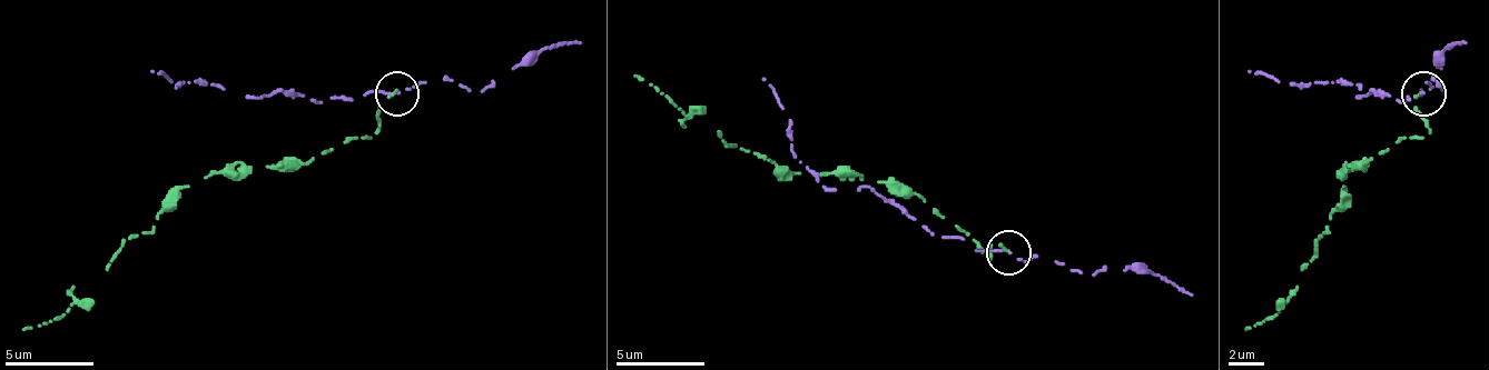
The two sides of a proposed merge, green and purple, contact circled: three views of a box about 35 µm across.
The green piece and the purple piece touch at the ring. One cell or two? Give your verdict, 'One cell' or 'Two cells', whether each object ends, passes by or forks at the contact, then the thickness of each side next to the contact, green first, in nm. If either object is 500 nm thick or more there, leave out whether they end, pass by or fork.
Two cells. At the ring green ends. At the ring purple passes by. Thickness 180 nm (green) against 100 nm

